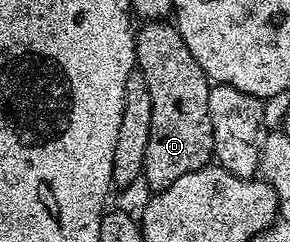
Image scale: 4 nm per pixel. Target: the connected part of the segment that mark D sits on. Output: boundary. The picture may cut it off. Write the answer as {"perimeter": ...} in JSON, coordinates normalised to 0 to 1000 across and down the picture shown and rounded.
{"perimeter":[[[503,87],[486,107],[472,116],[462,149],[469,289],[497,318],[510,384],[524,401],[524,533],[510,550],[510,616],[497,616],[490,723],[497,756],[503,740],[507,764],[521,773],[514,785],[541,798],[593,764],[593,748],[634,731],[634,715],[662,715],[728,669],[738,587],[717,401],[731,343],[710,322],[703,285],[683,264],[676,236],[662,236],[648,186],[634,186],[634,153],[621,153],[597,91]]]}

